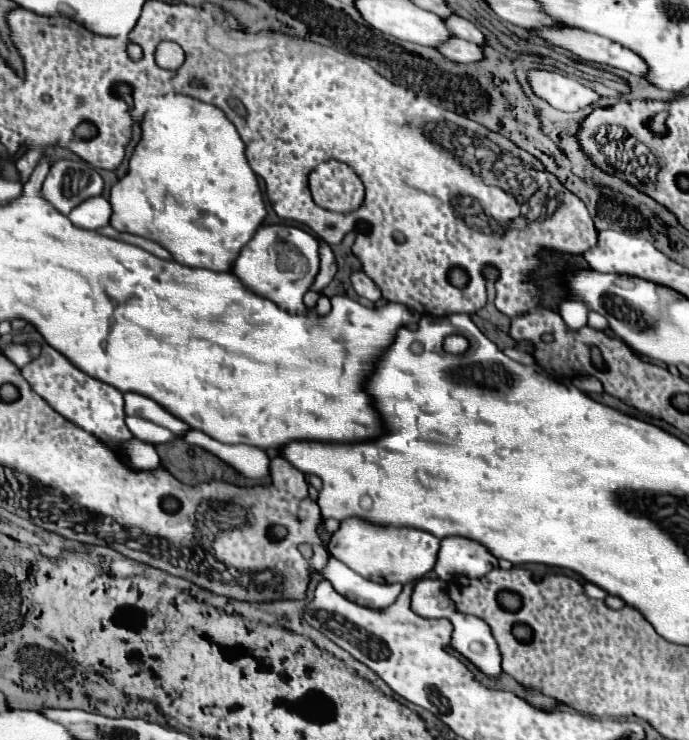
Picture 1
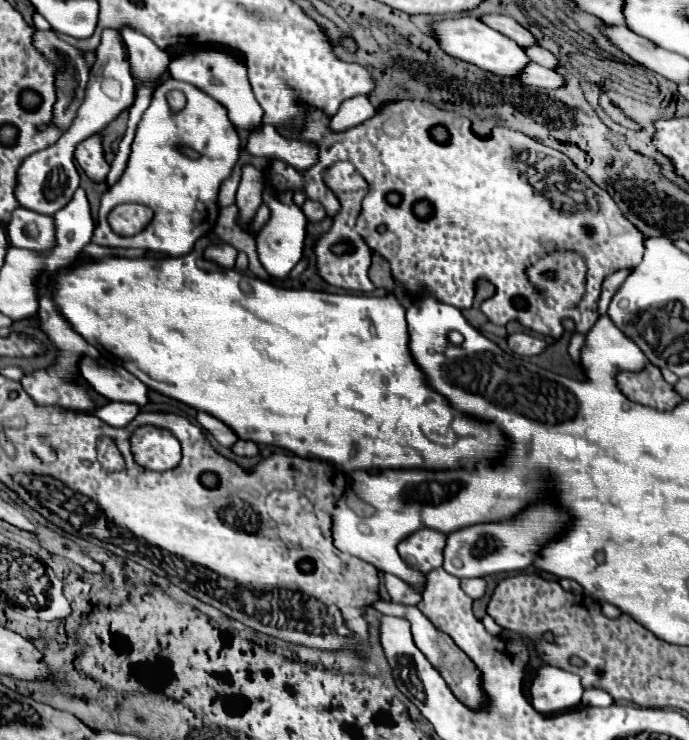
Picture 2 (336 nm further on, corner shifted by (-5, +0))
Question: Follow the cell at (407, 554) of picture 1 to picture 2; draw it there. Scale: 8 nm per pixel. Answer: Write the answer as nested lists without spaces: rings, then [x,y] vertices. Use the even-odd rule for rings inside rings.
[[[420,528],[398,544],[398,554],[410,568],[426,574],[442,566],[444,546],[446,546],[446,534],[430,528]]]

